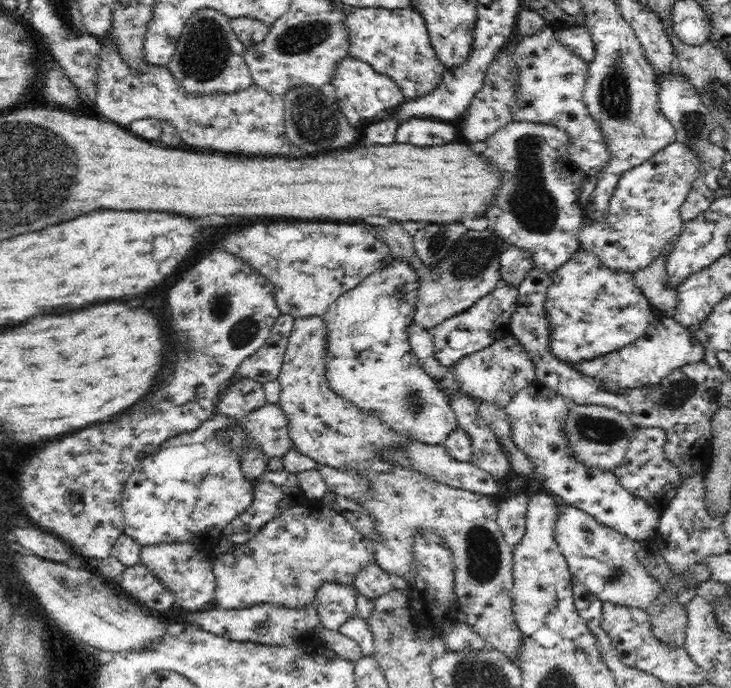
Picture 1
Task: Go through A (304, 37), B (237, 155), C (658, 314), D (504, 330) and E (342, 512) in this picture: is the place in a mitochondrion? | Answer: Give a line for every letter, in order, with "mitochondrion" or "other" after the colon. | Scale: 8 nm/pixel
A: mitochondrion
B: other
C: other
D: other
E: other

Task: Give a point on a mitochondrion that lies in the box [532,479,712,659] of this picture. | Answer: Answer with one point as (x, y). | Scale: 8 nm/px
(617, 574)

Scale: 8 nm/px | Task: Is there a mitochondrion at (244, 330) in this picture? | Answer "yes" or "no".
yes

